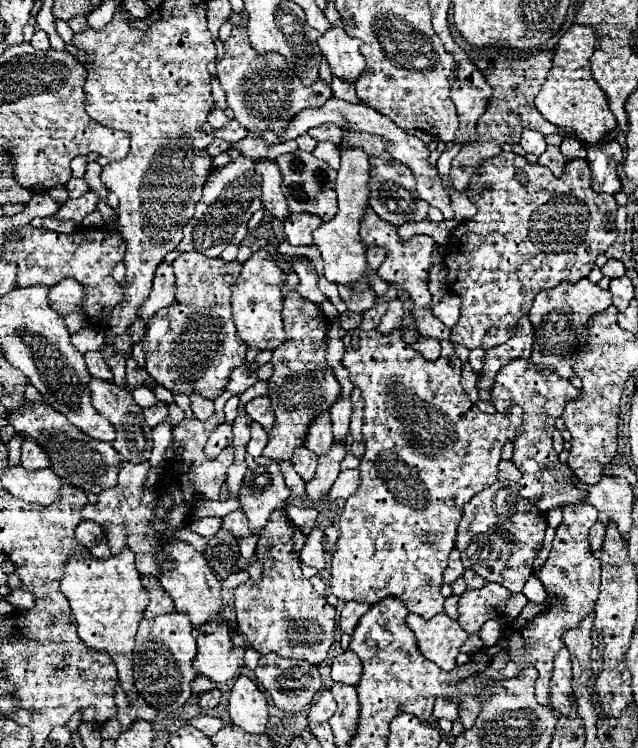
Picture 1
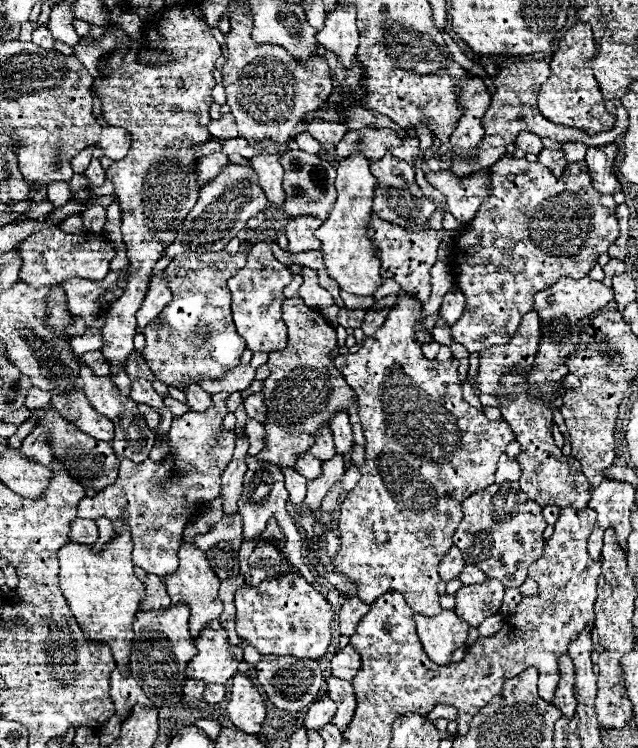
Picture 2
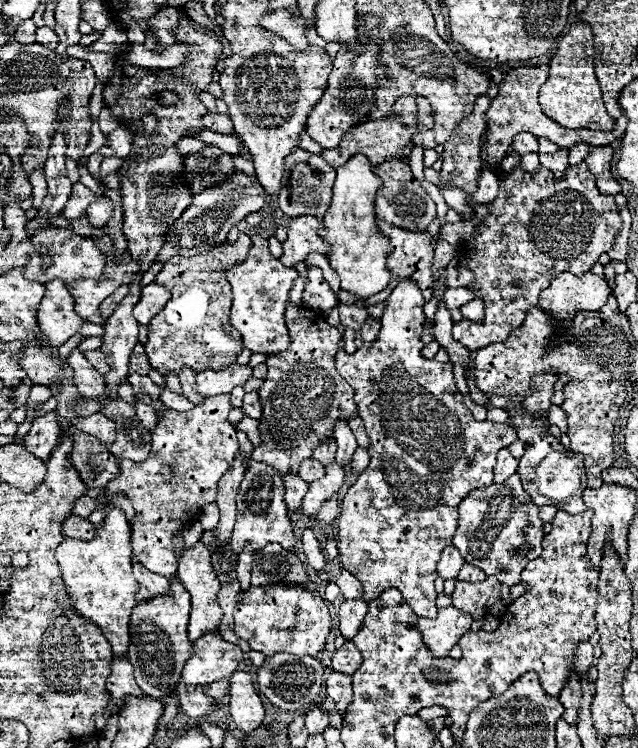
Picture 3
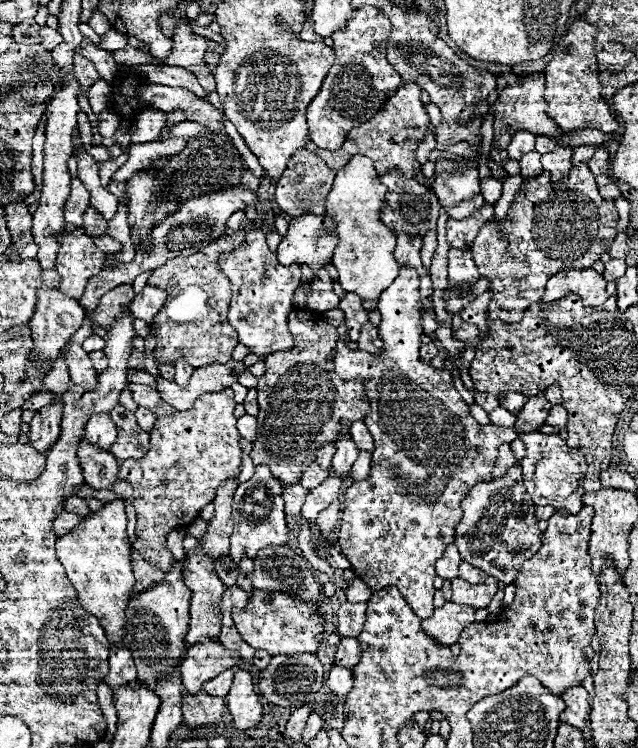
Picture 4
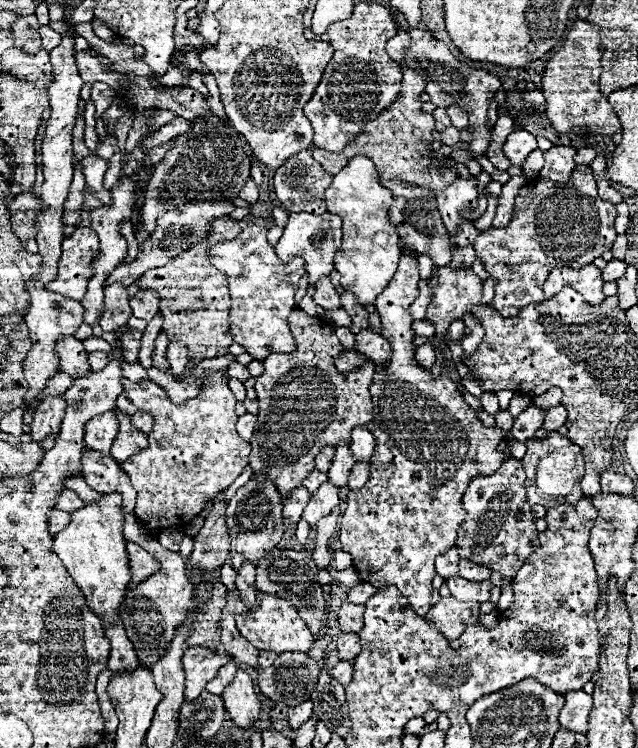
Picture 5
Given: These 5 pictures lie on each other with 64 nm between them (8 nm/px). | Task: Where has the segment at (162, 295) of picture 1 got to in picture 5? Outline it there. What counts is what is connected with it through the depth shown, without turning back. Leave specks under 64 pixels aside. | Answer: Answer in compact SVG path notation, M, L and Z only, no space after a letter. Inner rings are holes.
M138 292L130 300L132 314L142 320L152 320L154 314L158 312L158 296L154 292Z

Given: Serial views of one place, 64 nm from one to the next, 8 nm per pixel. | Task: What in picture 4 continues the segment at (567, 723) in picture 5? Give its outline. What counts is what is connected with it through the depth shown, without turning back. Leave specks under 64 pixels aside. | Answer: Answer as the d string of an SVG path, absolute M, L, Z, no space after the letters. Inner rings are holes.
M574 686L572 690L566 690L562 694L562 700L566 702L566 710L560 714L560 722L570 724L578 730L584 730L588 726L588 712L590 712L590 696L582 686Z

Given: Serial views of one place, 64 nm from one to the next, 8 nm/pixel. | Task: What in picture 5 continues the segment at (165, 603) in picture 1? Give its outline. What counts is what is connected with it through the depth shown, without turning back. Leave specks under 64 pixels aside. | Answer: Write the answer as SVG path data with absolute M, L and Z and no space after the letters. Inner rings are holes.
M126 542L126 550L128 550L128 560L130 560L130 576L132 576L132 584L142 582L144 578L148 578L150 574L154 574L158 570L158 562L138 544L134 542Z

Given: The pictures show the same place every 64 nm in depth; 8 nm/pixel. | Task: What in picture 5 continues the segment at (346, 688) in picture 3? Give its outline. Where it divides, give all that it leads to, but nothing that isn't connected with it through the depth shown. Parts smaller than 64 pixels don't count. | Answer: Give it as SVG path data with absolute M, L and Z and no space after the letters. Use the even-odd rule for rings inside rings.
M342 660L342 662L338 662L334 668L332 668L332 676L338 680L338 682L342 682L342 686L348 686L348 682L352 680L352 662L346 662L346 660Z

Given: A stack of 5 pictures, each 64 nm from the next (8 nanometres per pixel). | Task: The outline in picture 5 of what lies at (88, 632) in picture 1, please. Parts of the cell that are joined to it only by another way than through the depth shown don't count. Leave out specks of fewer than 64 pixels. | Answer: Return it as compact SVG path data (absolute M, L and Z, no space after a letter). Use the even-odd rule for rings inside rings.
M102 494L100 500L72 510L70 524L54 536L54 552L64 562L80 590L86 594L86 604L98 616L110 616L106 620L114 620L112 616L118 614L120 602L124 600L126 586L130 582L126 538L122 536L124 514L120 512L120 504L120 494Z

